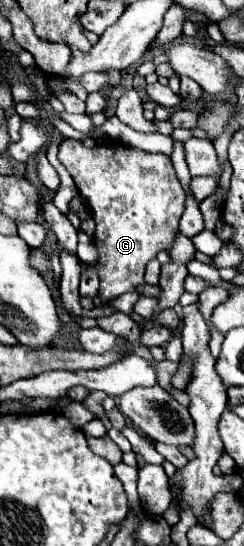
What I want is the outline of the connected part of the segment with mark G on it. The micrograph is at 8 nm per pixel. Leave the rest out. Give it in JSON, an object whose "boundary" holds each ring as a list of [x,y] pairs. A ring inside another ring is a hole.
{"boundary":[[[68,139],[68,141],[62,141],[58,159],[72,175],[80,195],[92,199],[92,217],[96,221],[94,243],[96,243],[100,259],[96,263],[84,263],[84,269],[94,271],[100,277],[100,299],[112,301],[126,291],[136,291],[140,285],[144,285],[146,263],[154,259],[158,251],[168,249],[168,245],[172,243],[172,233],[176,233],[178,221],[184,211],[186,195],[180,187],[180,181],[176,177],[170,157],[146,153],[142,149],[122,145],[122,143],[116,143],[116,147],[96,145],[88,149],[80,141]]]}

